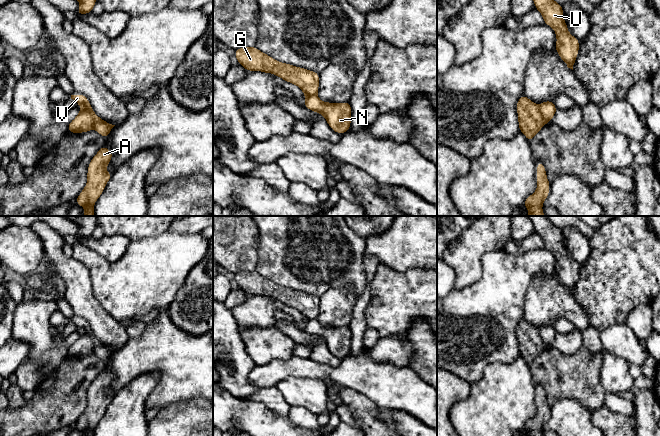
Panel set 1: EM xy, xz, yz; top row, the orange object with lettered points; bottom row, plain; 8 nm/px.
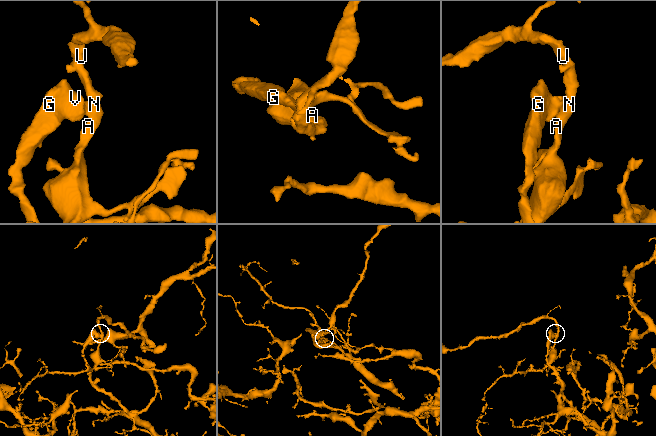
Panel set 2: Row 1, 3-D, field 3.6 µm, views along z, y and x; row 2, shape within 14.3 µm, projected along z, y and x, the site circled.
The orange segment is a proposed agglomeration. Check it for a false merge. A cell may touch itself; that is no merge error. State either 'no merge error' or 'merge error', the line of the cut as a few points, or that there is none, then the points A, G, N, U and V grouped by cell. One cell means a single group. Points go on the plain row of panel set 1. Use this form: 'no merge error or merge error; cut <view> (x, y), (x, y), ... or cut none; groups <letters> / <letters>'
merge error; cut xy (81, 331), (87, 332), (92, 337), (94, 352); groups A N U V / G

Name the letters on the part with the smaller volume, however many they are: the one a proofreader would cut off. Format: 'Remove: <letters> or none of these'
Remove: A, N, U, V

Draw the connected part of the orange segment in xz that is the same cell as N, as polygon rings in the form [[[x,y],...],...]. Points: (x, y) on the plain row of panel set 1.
[[[314,319],[306,322],[304,331],[323,339],[329,351],[336,357],[344,358],[350,353],[352,333],[349,326],[323,326]]]

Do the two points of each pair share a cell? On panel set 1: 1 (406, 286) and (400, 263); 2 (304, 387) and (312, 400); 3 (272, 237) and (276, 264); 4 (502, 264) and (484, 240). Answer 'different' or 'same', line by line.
1: different
2: same
3: same
4: different

